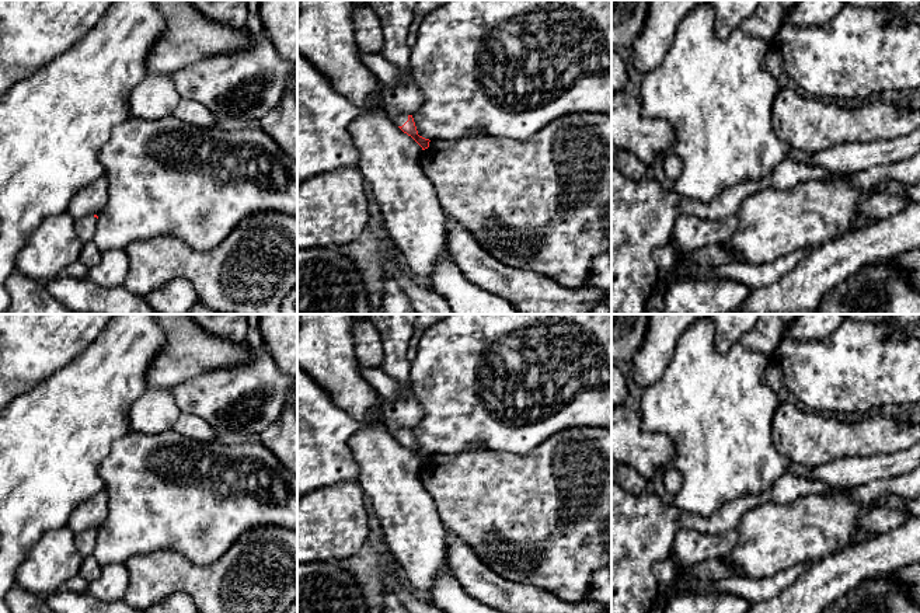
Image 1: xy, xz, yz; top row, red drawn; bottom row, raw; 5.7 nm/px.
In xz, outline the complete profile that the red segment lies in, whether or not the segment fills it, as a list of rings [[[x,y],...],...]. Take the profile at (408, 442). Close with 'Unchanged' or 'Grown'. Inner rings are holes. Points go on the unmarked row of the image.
[[[400,428],[394,435],[393,435],[404,447],[411,450],[421,462],[422,464],[429,462],[429,453],[425,453],[418,449],[415,436],[412,429],[407,428]]]. Grown

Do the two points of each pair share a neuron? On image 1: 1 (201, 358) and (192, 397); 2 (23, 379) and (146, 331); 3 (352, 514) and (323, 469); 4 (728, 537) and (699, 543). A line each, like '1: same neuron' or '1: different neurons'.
1: different neurons
2: different neurons
3: different neurons
4: same neuron

